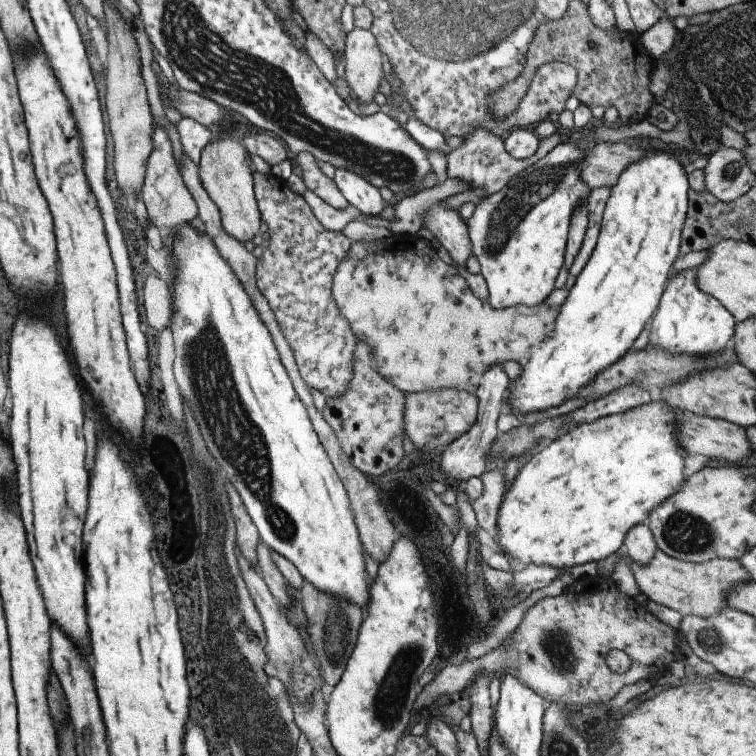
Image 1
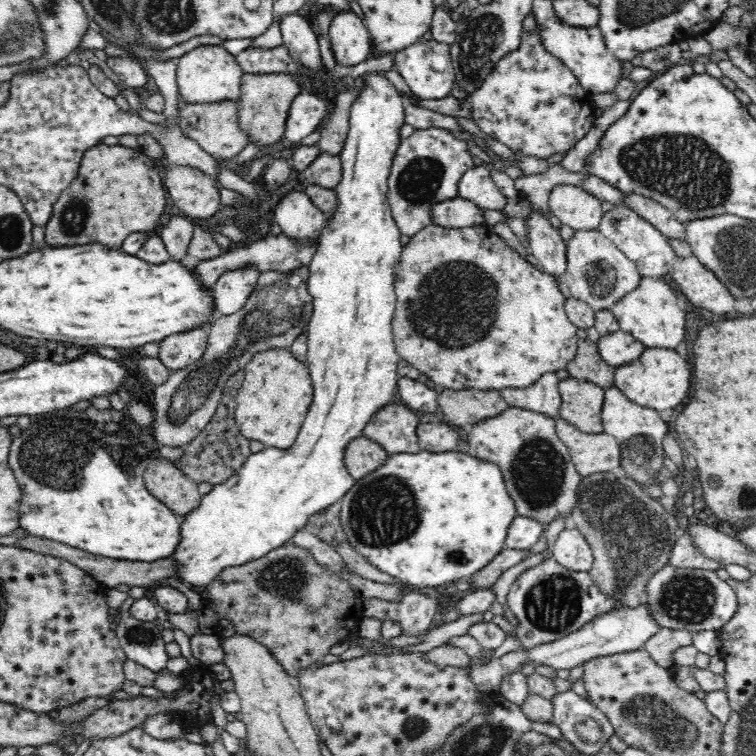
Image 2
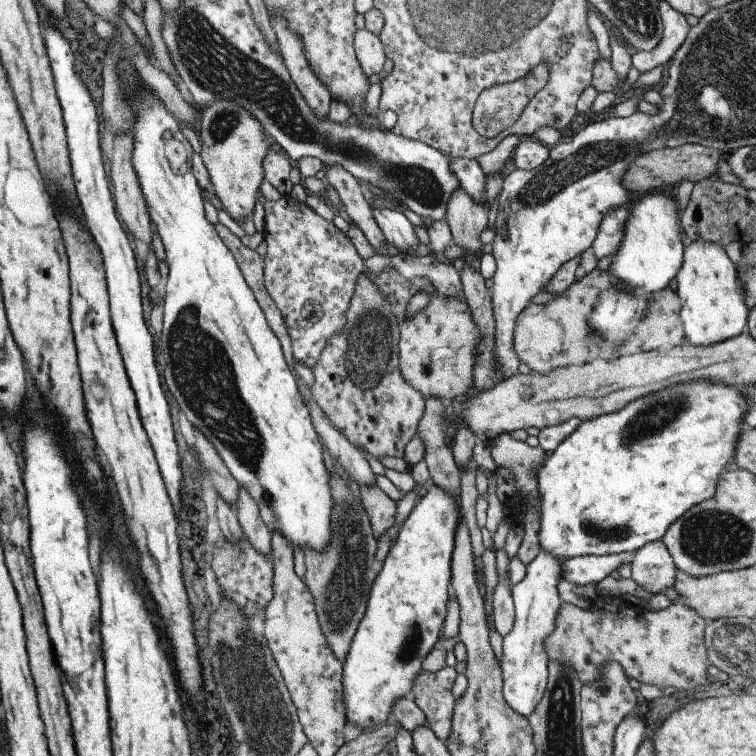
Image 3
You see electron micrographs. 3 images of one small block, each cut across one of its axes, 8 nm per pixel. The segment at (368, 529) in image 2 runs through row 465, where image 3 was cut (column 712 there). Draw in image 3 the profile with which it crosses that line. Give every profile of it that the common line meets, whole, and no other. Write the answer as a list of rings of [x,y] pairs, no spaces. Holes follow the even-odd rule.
[[[695,381],[690,383],[683,383],[680,385],[673,385],[659,391],[658,393],[654,393],[649,395],[648,397],[644,397],[642,399],[637,399],[633,401],[631,404],[628,404],[625,408],[622,408],[620,411],[609,413],[606,415],[598,416],[597,418],[592,418],[586,421],[582,421],[580,426],[574,430],[574,432],[570,433],[569,436],[552,452],[552,456],[546,460],[543,465],[539,468],[537,472],[537,490],[539,493],[539,548],[540,551],[545,551],[547,554],[554,556],[558,559],[570,559],[571,557],[580,557],[583,555],[620,555],[624,553],[632,553],[638,551],[641,547],[644,547],[646,544],[656,541],[657,539],[662,539],[665,536],[665,533],[668,531],[668,528],[679,518],[682,517],[682,514],[685,514],[692,506],[698,505],[707,499],[712,498],[714,496],[715,487],[720,477],[720,474],[726,470],[726,468],[732,467],[733,455],[735,452],[736,444],[738,436],[741,434],[741,429],[739,428],[741,425],[744,425],[743,422],[743,413],[747,408],[747,403],[745,402],[745,397],[741,394],[741,388],[738,388],[734,385],[724,385],[723,383],[712,383],[711,381]],[[670,410],[678,410],[676,412],[676,416],[674,416],[674,420],[668,424],[668,412]]]

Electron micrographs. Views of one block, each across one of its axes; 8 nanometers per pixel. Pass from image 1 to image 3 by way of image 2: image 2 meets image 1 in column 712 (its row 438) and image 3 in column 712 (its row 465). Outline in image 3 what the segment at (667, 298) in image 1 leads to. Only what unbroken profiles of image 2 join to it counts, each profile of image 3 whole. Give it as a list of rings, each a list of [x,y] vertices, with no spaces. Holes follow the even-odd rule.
[[[700,240],[689,243],[684,248],[675,294],[680,300],[679,320],[685,343],[708,347],[746,331],[749,309],[745,306],[745,295],[737,282],[735,268],[735,264],[726,255],[725,248],[718,244]]]

